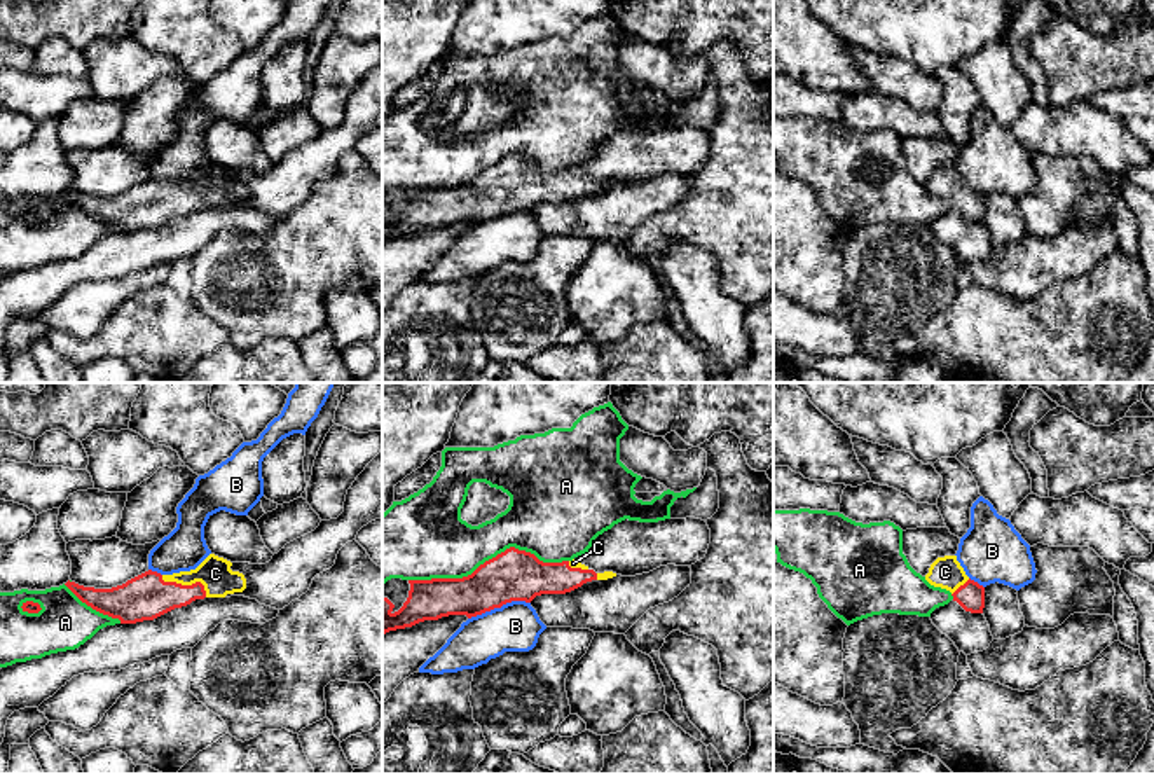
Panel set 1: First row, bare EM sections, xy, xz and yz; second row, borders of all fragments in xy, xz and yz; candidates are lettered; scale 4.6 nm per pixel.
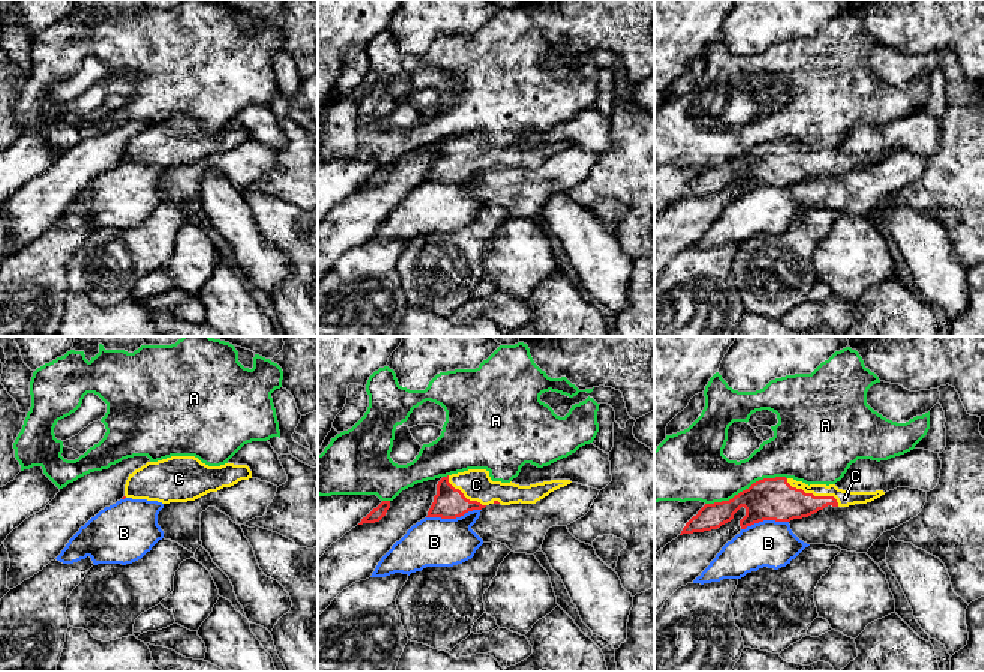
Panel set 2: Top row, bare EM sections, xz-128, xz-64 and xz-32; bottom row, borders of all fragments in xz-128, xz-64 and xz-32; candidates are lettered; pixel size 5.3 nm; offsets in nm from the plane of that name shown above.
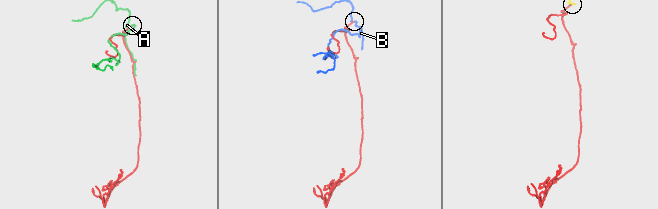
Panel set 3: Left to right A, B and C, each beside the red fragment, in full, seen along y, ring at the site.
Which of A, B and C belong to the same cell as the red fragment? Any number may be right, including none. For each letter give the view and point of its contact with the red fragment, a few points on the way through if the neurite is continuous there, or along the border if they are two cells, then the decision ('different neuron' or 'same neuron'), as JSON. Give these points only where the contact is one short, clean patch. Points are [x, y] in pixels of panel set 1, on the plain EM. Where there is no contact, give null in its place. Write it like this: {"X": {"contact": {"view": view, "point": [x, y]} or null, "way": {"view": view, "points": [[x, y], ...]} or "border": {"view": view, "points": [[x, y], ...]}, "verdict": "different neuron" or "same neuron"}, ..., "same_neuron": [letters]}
{"A": {"contact": {"view": "xz", "point": [489, 168]}, "verdict": "different neuron"}, "B": {"contact": {"view": "xz", "point": [498, 215]}, "verdict": "different neuron"}, "C": {"contact": {"view": "xy", "point": [187, 194]}, "way": {"view": "xy", "points": [[147, 205], [187, 194], [205, 191], [215, 182]]}, "verdict": "same neuron"}, "same_neuron": ["C"]}

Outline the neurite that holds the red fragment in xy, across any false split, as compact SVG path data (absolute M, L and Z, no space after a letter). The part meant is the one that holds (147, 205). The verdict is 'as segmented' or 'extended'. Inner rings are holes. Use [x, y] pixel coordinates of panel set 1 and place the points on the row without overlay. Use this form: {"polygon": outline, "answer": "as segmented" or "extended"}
{"polygon": "M210 162L196 178L173 183L148 178L112 197L84 196L70 189L65 194L93 218L119 227L120 232L136 232L154 229L196 208L243 201L246 187L230 175L230 169Z", "answer": "extended"}

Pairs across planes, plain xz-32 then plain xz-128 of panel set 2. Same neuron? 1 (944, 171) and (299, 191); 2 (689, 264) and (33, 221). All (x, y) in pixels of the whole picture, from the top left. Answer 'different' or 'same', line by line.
1: same
2: different

